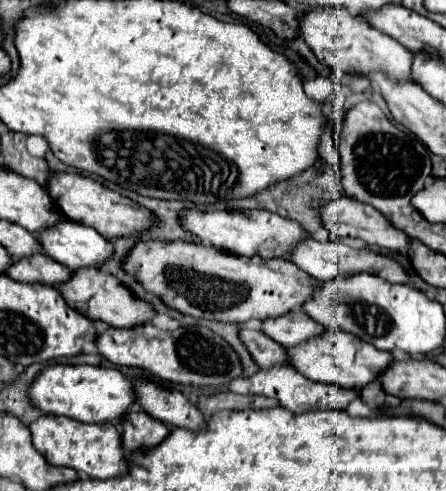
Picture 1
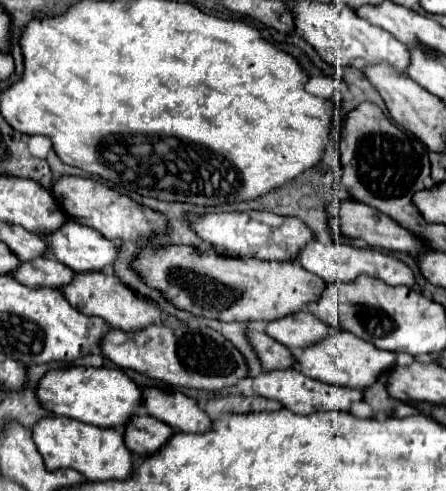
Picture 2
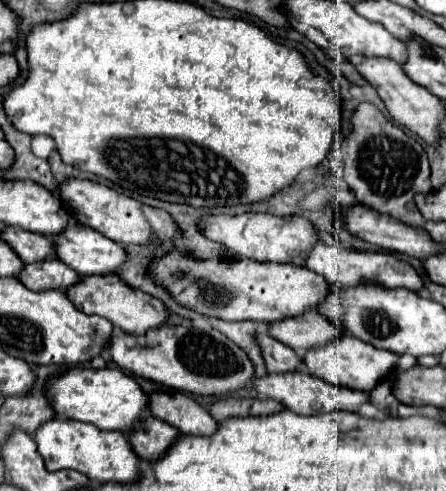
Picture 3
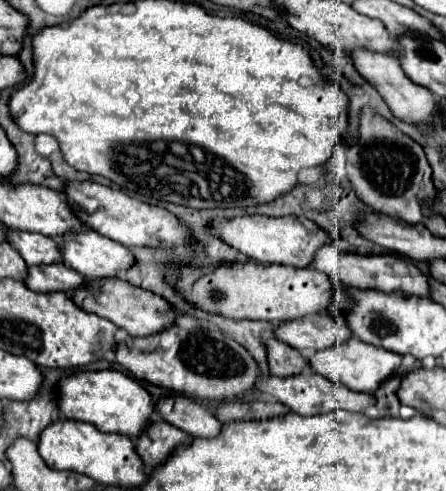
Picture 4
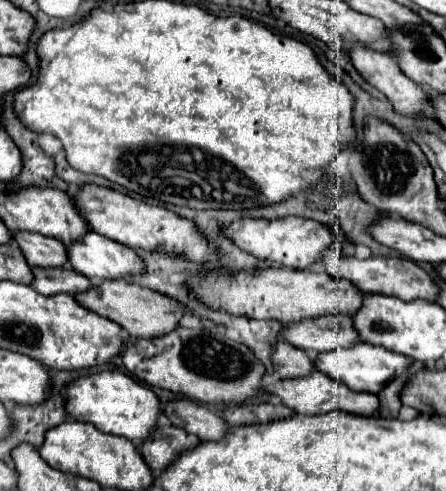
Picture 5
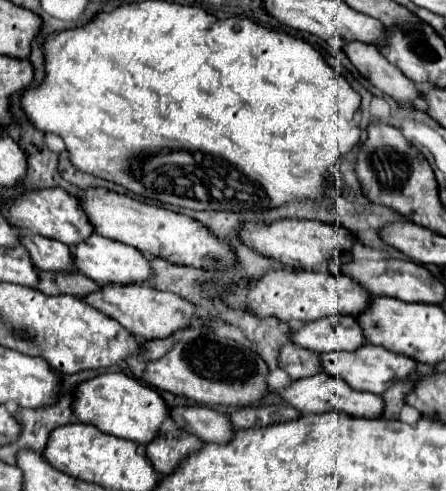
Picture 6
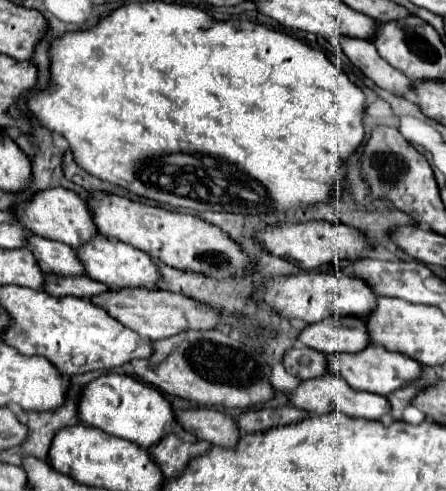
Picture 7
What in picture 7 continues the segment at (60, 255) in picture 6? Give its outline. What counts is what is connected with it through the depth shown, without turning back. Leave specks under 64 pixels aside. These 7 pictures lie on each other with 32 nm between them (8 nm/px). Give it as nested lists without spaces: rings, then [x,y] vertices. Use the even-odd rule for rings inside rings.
[[[30,234],[26,238],[28,248],[36,256],[36,262],[40,264],[42,272],[54,272],[58,276],[84,276],[84,266],[80,264],[76,252],[60,242]]]

